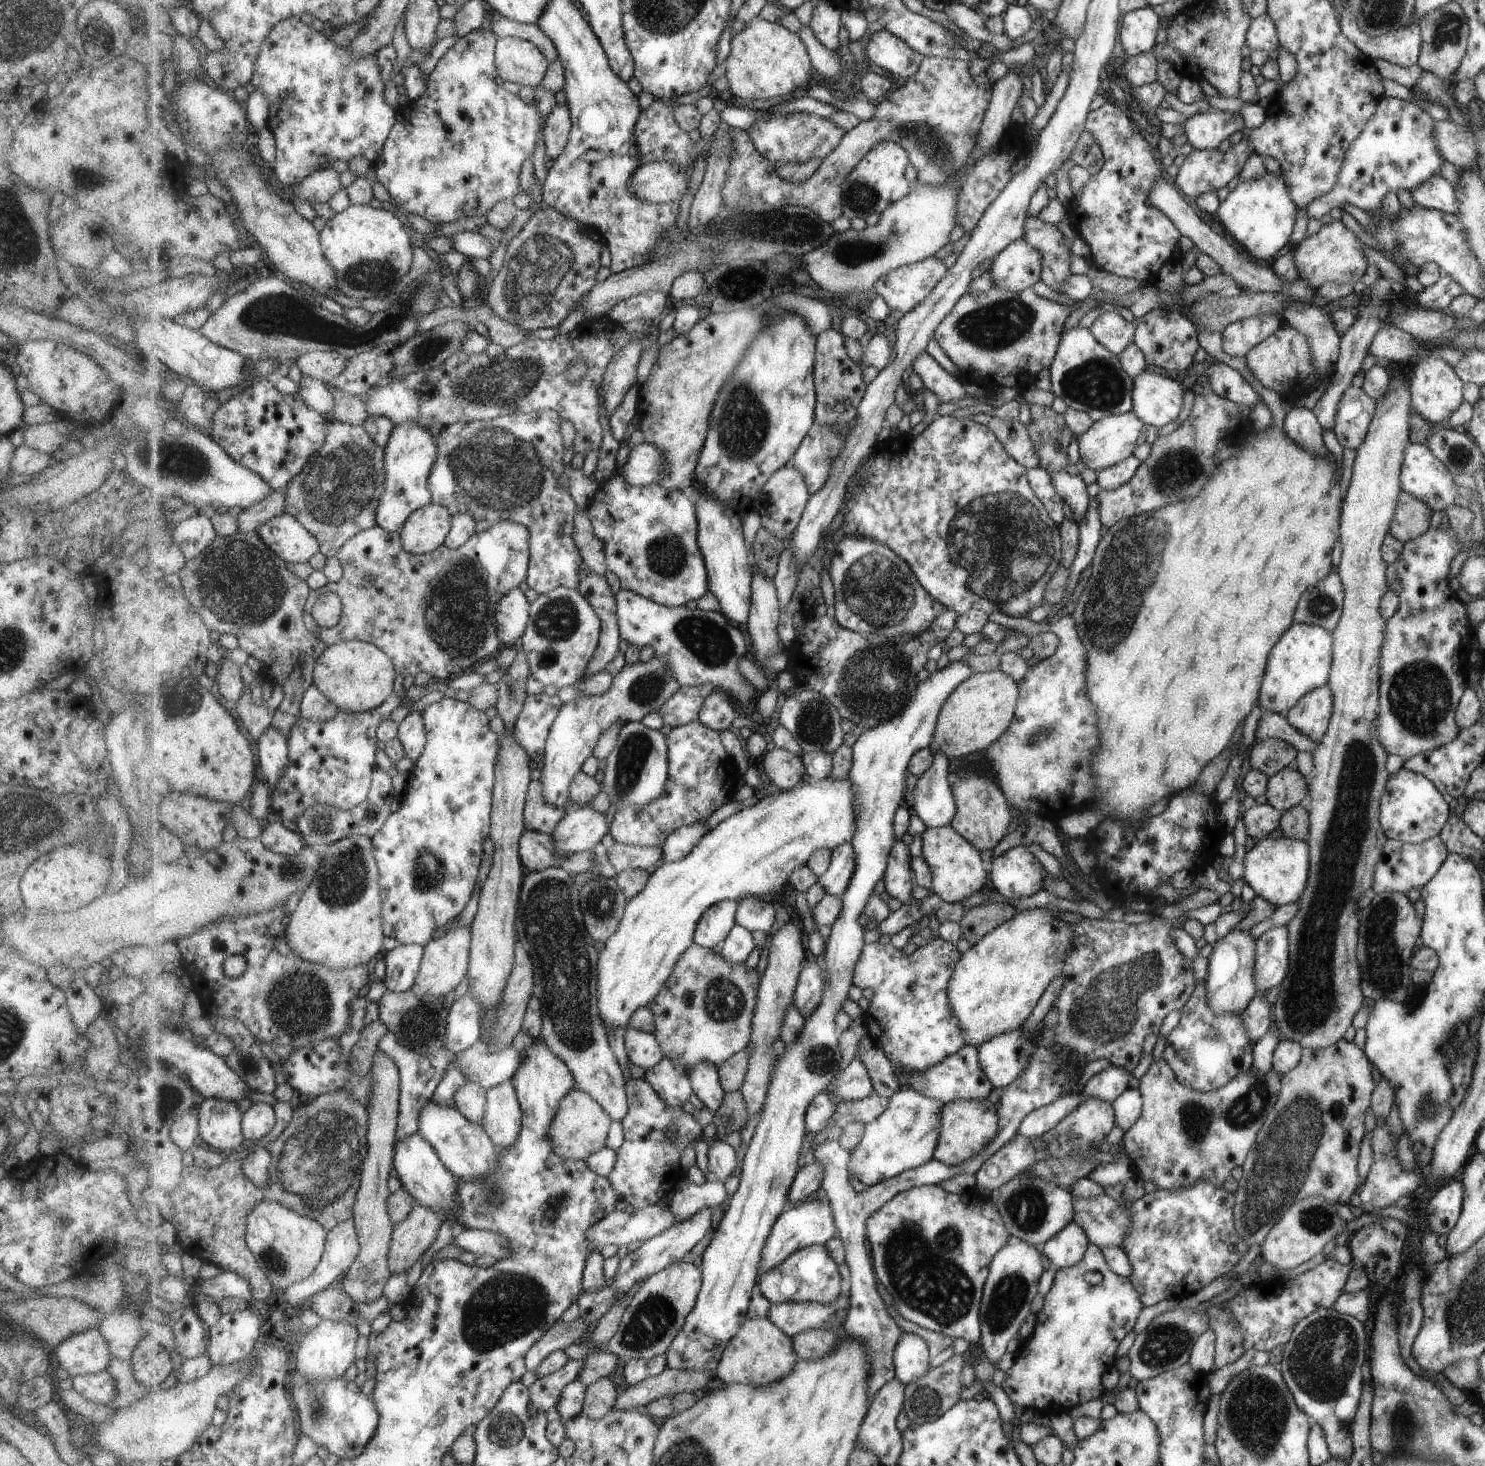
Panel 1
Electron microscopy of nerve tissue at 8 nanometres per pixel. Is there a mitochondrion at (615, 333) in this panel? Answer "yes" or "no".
no

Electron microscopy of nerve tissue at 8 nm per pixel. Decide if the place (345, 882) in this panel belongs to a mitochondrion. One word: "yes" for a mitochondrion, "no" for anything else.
yes

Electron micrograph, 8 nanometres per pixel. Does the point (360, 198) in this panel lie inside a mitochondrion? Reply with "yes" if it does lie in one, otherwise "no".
no

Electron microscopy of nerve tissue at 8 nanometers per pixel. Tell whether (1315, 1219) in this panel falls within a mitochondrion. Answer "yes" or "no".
yes

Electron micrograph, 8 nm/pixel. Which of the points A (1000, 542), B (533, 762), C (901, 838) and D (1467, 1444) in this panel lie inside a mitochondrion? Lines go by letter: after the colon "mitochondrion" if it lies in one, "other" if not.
A: mitochondrion
B: other
C: other
D: mitochondrion

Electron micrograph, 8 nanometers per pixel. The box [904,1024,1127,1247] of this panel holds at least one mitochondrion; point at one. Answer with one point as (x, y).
(1026, 1207)

